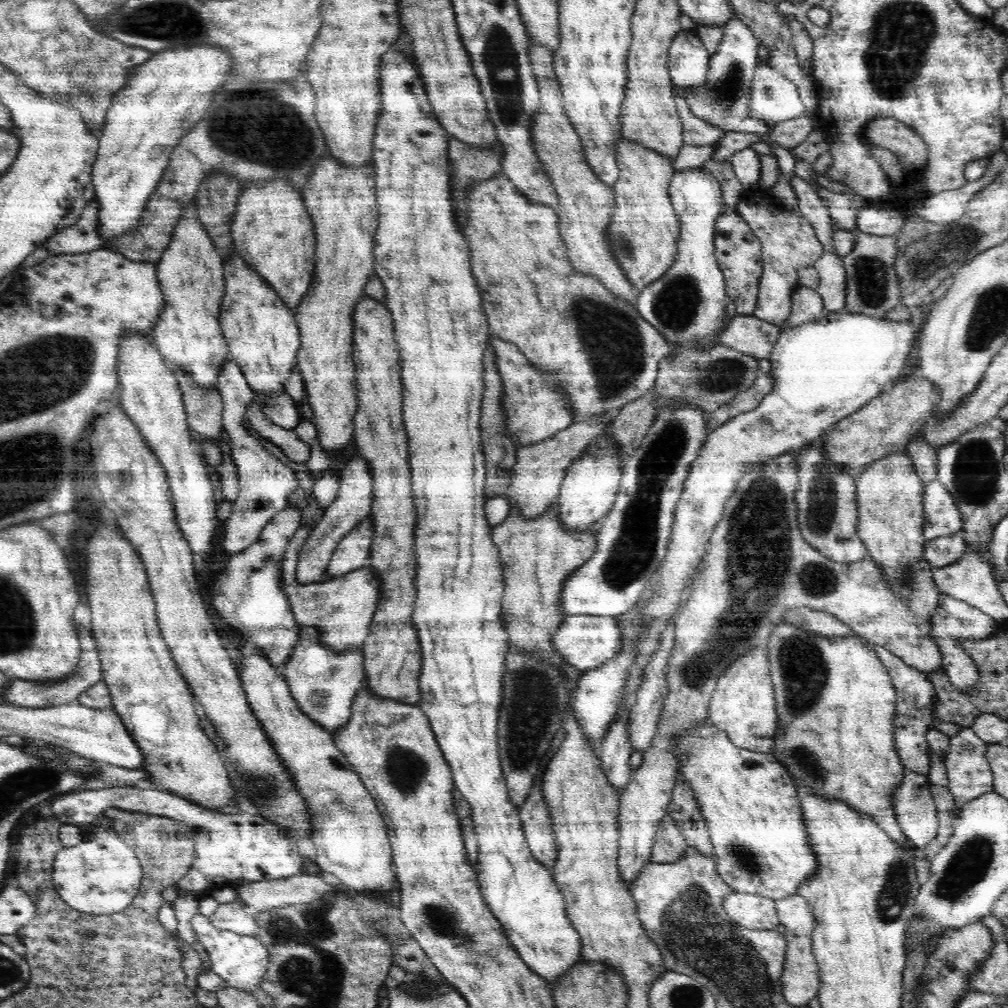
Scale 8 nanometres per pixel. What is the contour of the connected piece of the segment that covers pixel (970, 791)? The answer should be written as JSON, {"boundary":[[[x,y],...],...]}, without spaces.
{"boundary":[[[962,727],[959,731],[960,734],[950,737],[950,748],[945,756],[945,767],[949,780],[947,787],[956,802],[958,816],[961,814],[962,806],[968,804],[970,800],[994,790],[993,774],[986,758],[987,744],[973,732],[971,727]]]}

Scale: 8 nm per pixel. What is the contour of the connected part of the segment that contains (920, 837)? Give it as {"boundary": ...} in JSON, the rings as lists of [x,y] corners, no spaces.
{"boundary":[[[904,768],[904,778],[892,794],[892,802],[900,828],[917,848],[936,838],[938,810],[927,775]]]}

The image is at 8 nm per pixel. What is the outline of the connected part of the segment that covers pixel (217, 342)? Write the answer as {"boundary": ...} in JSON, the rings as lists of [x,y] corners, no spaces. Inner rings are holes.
{"boundary":[[[188,210],[180,218],[180,224],[176,224],[172,234],[172,240],[168,243],[164,255],[156,263],[158,282],[165,300],[164,310],[159,314],[156,328],[152,330],[150,340],[159,350],[164,361],[170,364],[173,370],[178,367],[190,373],[198,387],[212,389],[217,387],[217,377],[223,364],[228,360],[229,348],[224,339],[220,321],[220,305],[225,293],[225,277],[223,266],[225,262],[218,255],[214,243],[208,237],[202,222],[195,210]]]}

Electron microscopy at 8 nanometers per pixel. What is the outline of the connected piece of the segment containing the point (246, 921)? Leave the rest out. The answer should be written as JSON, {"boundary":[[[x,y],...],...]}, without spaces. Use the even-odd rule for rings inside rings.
{"boundary":[[[235,901],[219,904],[215,912],[209,916],[210,922],[219,928],[232,927],[241,933],[250,933],[257,938],[256,912],[240,906]]]}

